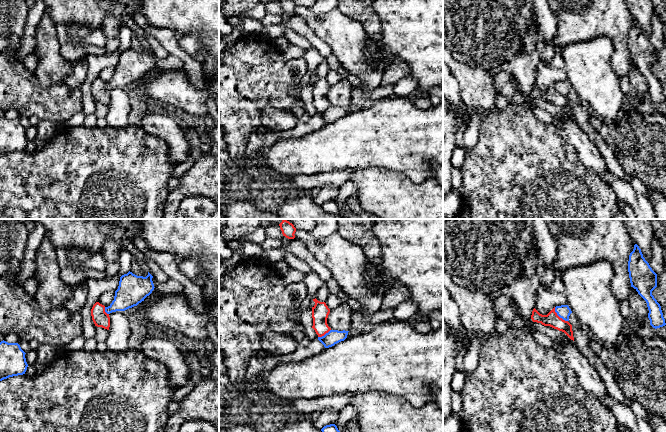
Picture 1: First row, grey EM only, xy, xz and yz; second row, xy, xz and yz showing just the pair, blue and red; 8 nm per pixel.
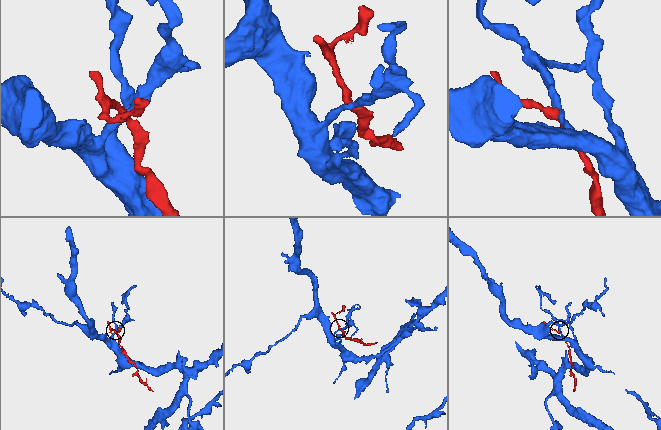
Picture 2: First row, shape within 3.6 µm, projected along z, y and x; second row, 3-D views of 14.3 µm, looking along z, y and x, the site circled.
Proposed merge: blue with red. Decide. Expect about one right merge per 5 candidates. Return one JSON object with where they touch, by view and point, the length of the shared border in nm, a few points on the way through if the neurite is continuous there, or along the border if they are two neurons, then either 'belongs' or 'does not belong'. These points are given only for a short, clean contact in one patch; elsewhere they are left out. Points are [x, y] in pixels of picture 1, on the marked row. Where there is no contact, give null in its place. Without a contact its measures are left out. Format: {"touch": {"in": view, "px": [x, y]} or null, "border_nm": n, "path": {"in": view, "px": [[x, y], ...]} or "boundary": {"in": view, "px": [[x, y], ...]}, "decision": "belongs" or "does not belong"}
{"touch": {"in": "yz", "px": [559, 316]}, "border_nm": 160, "boundary": {"in": "yz", "px": [[554, 307], [557, 314], [567, 321]]}, "decision": "does not belong"}

